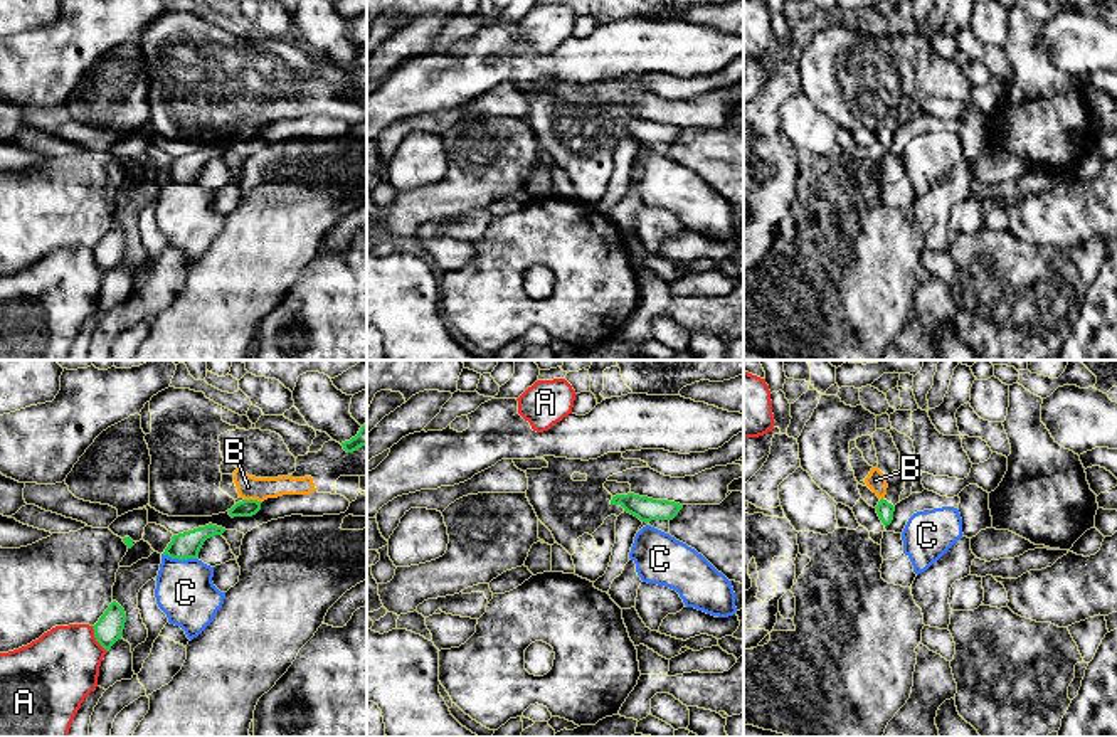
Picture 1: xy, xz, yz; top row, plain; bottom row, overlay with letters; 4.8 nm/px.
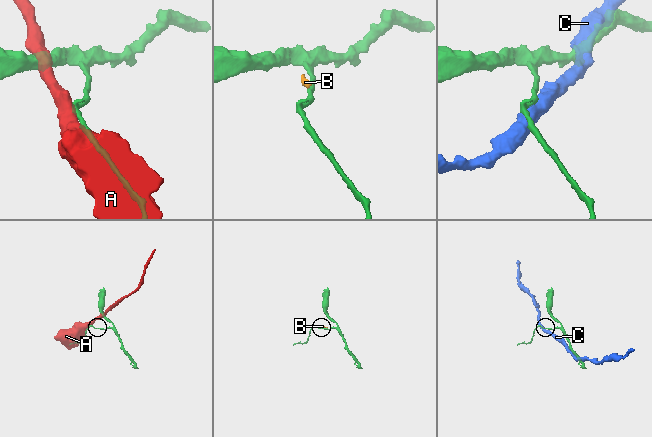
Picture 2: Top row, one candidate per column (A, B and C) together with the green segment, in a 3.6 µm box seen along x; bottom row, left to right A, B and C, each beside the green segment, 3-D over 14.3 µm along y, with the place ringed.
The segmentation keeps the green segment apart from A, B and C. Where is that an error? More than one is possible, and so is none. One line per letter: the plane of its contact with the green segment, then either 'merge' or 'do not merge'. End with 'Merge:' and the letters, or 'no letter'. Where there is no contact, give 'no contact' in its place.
A: contact in xy; do not merge
B: contact in xy; do not merge
C: contact in xy; do not merge
Merge: no letter

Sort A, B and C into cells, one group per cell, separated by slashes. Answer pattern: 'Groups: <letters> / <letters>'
Groups: A / B / C

